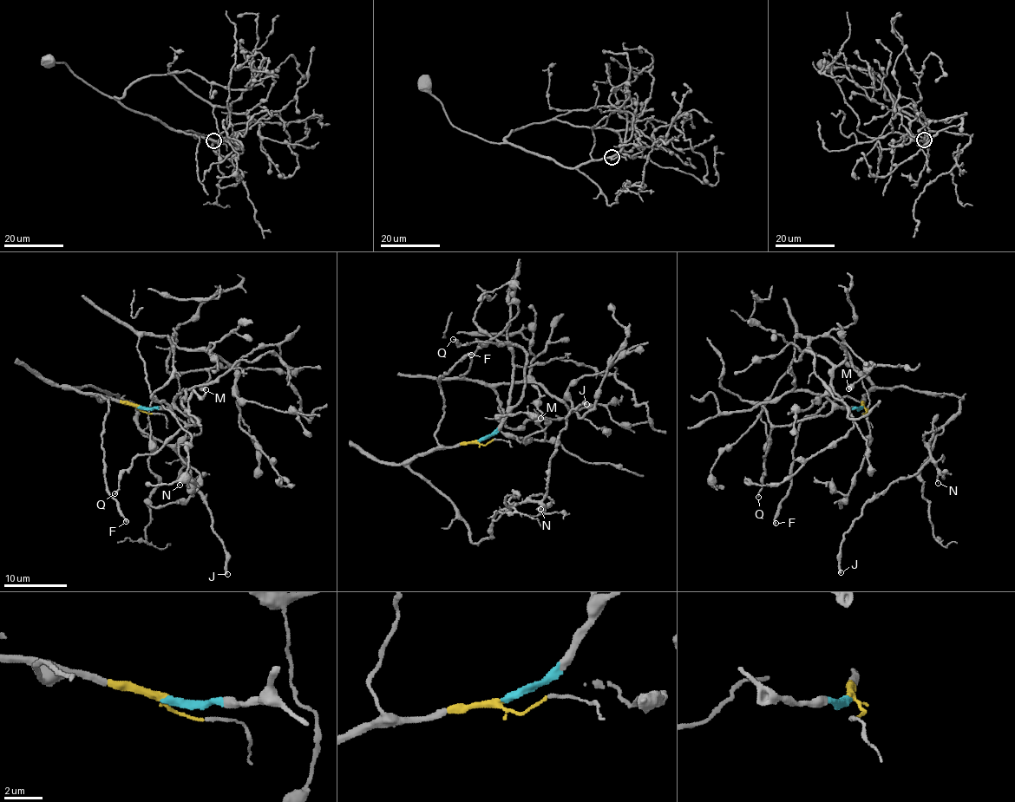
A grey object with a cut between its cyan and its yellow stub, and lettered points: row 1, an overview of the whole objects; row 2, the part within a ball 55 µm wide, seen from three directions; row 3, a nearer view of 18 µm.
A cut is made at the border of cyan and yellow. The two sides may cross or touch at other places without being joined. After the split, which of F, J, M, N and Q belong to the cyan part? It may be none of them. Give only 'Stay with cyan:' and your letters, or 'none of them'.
Stay with cyan: M, Q

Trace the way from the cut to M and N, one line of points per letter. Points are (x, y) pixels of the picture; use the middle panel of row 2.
M: (481, 440), (524, 376), (520, 348), (490, 338), (460, 374), (496, 394), (507, 435), (543, 440), (540, 418)
N: (479, 440), (422, 453), (409, 465), (453, 505), (473, 543), (489, 537), (501, 510), (527, 500), (541, 509)

